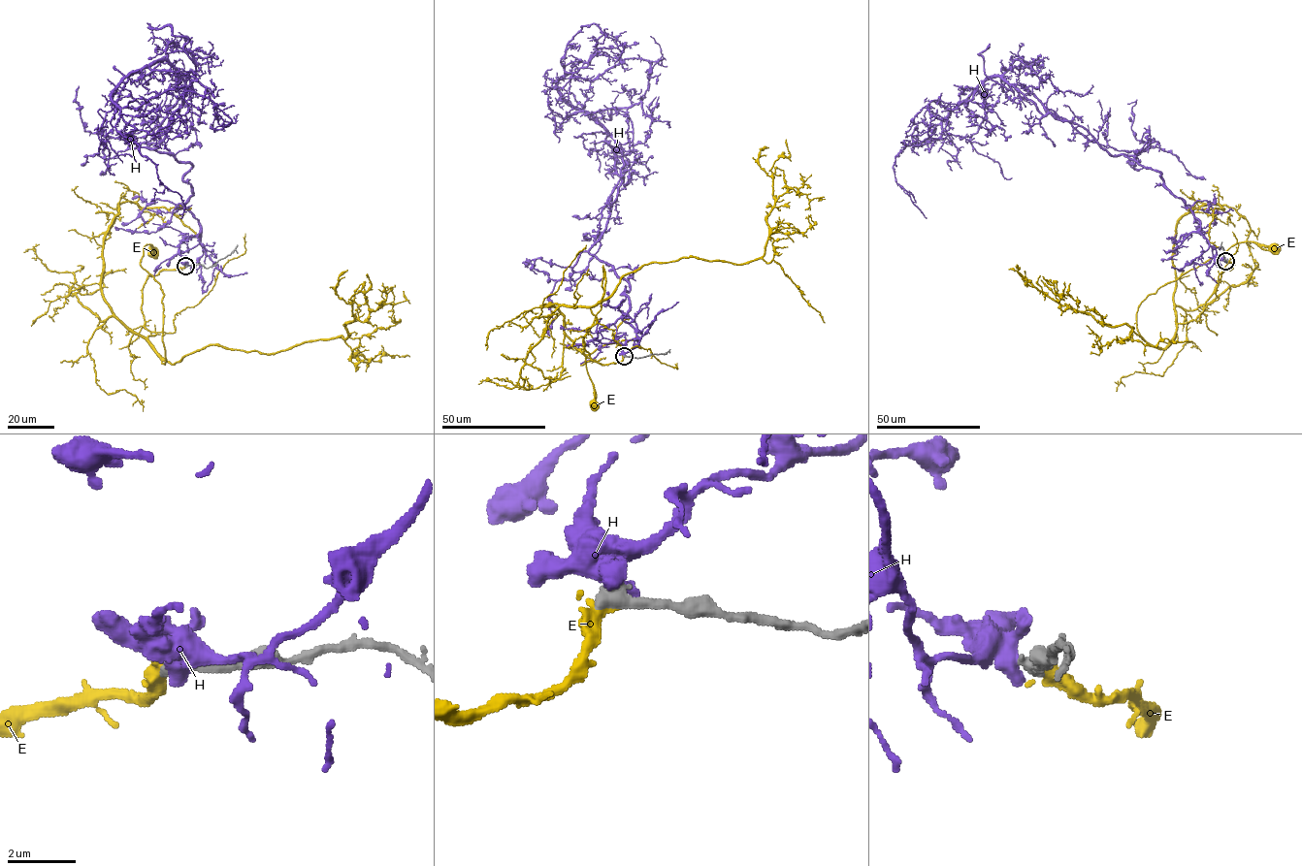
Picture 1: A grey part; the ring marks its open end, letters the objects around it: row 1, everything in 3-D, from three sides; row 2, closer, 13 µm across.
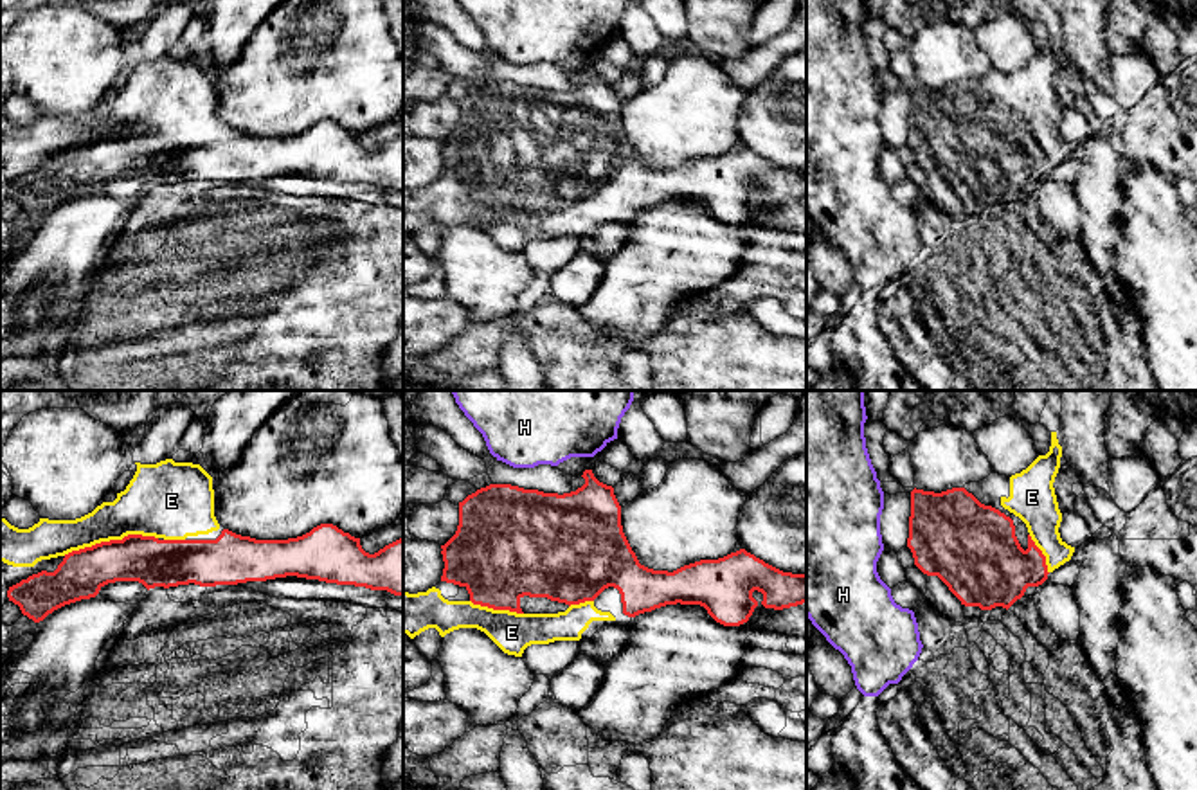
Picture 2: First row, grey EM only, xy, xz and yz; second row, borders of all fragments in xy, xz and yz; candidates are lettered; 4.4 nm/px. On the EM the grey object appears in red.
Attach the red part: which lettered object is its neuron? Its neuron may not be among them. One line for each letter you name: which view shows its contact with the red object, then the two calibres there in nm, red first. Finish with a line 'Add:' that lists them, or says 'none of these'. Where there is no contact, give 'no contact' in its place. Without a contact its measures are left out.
E: meets red in xy; 220 nm thick on the red side, 280 nm on the other
Add: E

